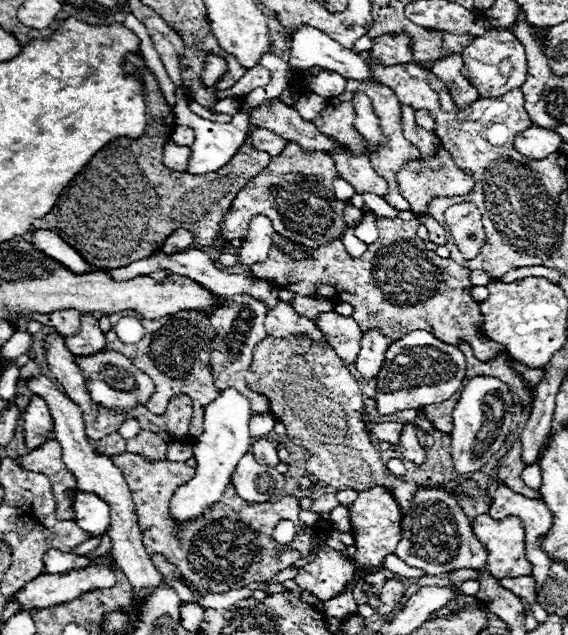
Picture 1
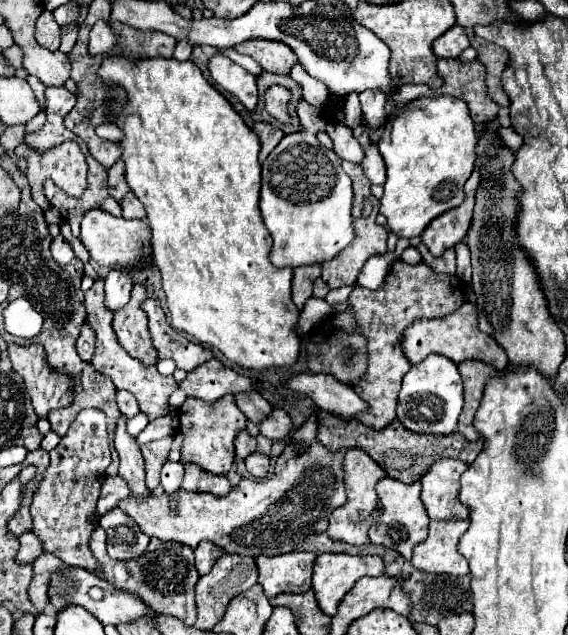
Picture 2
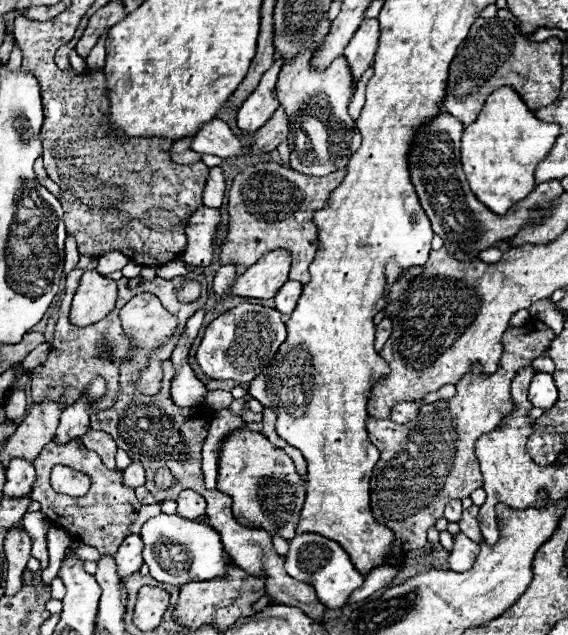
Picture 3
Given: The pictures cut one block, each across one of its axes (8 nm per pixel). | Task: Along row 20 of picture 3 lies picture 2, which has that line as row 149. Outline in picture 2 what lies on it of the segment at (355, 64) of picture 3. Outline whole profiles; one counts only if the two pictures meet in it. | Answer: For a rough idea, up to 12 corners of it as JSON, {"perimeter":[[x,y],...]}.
{"perimeter":[[374,142],[360,166],[372,184],[386,182],[386,166]]}

